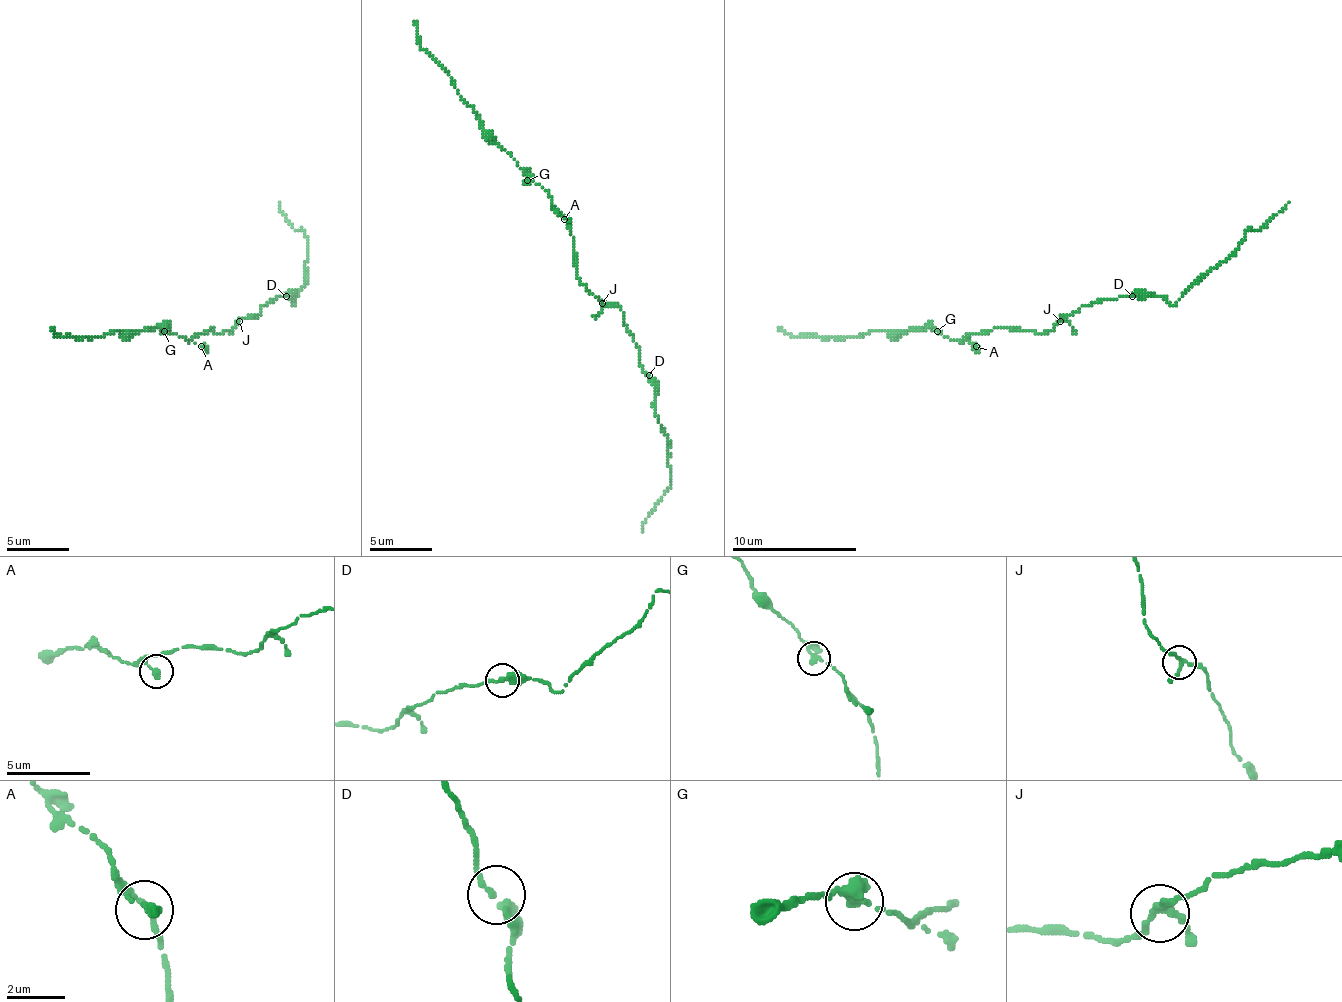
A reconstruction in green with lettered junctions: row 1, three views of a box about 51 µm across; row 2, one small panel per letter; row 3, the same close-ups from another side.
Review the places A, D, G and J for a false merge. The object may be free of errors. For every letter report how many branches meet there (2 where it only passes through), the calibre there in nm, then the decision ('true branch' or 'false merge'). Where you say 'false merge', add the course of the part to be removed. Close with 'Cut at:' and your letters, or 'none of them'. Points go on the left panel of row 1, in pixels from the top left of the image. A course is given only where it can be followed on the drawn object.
A: 1 | 340 nm | true branch
D: 2 | 240 nm | true branch
G: 3 | 240 nm | true branch
J: 3 | 240 nm | true branch
Cut at: none of them

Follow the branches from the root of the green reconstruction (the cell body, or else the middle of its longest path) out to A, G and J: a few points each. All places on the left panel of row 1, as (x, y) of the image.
A: (223, 331), (217, 334), (211, 327), (204, 334), (198, 334), (192, 340), (201, 346)
G: (223, 331), (217, 334), (211, 327), (189, 340), (164, 331)
J: (223, 331), (229, 331), (239, 321)

